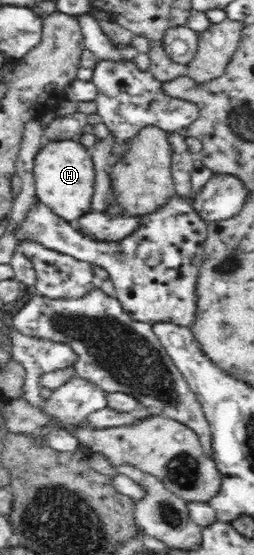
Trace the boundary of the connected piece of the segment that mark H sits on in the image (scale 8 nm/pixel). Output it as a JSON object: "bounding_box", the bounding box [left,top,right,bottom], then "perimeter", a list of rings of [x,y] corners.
{"bounding_box":[32,138,96,221],"perimeter":[[[77,138],[45,139],[33,160],[32,172],[39,201],[66,221],[79,219],[89,213],[89,200],[93,194],[96,177],[95,162],[89,149],[79,143]]]}

